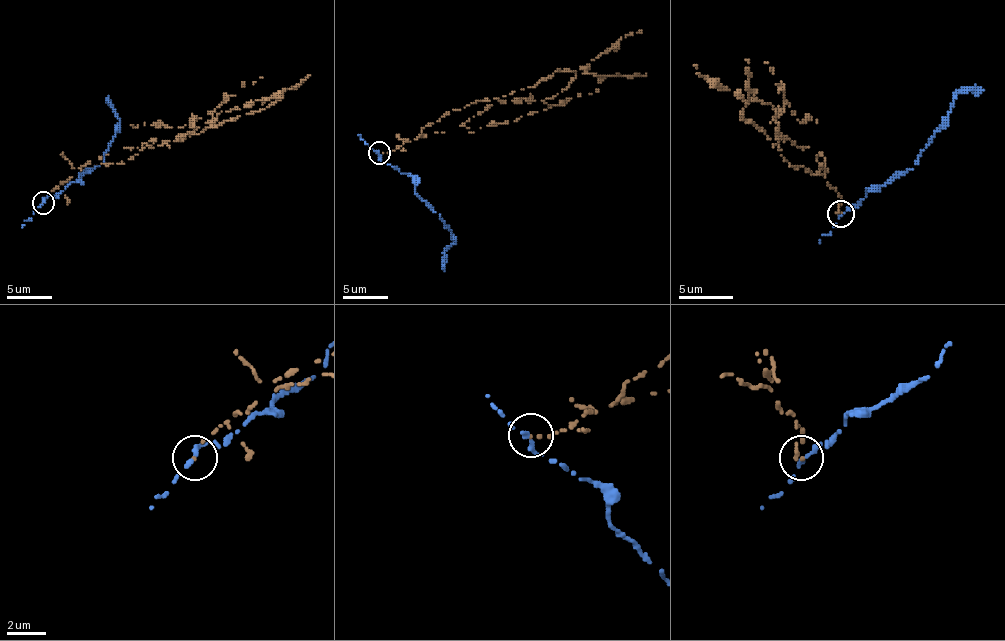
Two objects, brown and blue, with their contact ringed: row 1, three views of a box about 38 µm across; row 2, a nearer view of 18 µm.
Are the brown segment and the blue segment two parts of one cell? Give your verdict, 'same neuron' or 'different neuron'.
different neuron

